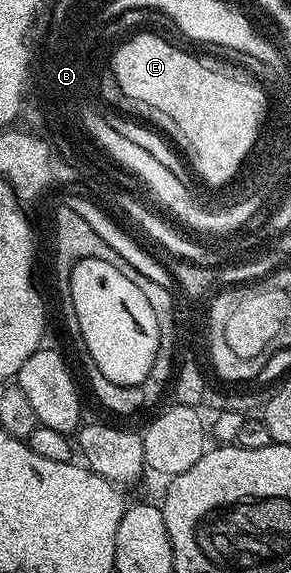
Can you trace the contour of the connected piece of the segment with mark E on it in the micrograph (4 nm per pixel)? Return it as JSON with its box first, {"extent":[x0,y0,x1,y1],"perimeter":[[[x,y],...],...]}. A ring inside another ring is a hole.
{"extent":[115,34,268,187],"perimeter":[[[162,34],[138,35],[134,36],[135,43],[123,41],[123,51],[115,58],[115,71],[125,93],[132,95],[134,104],[144,103],[179,126],[178,134],[189,141],[193,152],[189,163],[199,179],[203,178],[211,187],[230,184],[240,174],[240,167],[253,150],[268,118],[266,93],[247,79],[234,79],[206,67],[191,56],[190,50],[168,43]],[[211,111],[219,111],[215,123],[211,123]],[[251,123],[255,123],[258,131],[251,131]],[[198,147],[203,147],[203,151],[196,151]],[[223,159],[231,159],[231,163],[223,163]]]}

